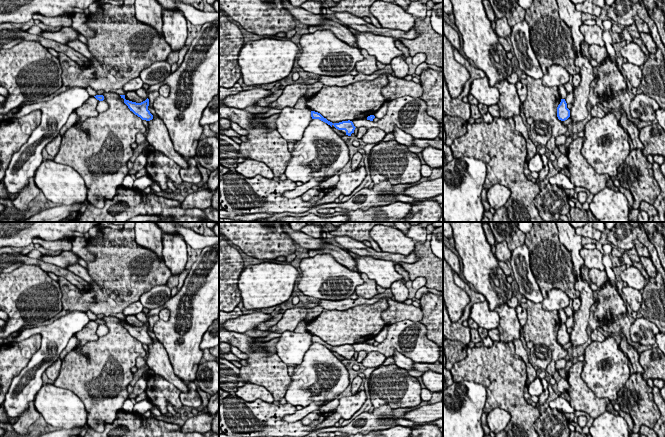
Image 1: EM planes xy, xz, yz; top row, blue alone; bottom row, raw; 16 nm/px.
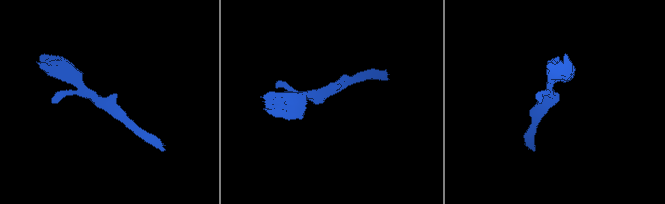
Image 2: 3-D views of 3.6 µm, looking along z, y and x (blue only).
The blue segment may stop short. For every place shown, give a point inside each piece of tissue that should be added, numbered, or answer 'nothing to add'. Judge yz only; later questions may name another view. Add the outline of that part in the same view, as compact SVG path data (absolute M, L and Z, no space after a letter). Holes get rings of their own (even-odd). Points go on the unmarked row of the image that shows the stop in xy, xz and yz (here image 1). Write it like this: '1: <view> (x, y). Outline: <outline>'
nothing to add

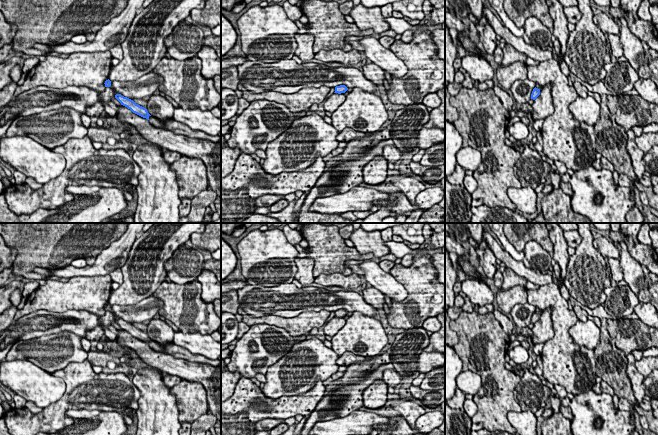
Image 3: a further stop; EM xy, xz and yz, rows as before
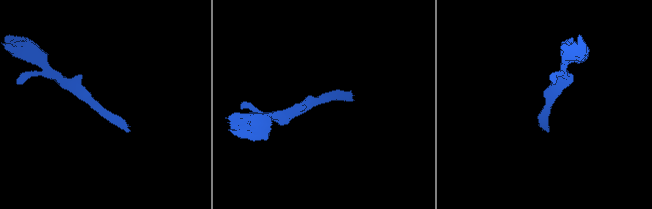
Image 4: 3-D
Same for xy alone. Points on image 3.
1: xy (177, 351). Outline: M149 340L148 345L157 352L167 353L176 358L185 359L190 362L210 364L214 367L221 365L221 360L219 359L212 360L200 354L193 354L189 350L181 346L175 345L174 343L160 345L155 341Z

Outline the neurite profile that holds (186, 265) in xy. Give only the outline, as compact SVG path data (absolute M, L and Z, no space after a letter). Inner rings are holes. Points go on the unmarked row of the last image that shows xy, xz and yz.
M181 246L173 253L167 277L176 284L195 281L204 269L204 261L201 250Z

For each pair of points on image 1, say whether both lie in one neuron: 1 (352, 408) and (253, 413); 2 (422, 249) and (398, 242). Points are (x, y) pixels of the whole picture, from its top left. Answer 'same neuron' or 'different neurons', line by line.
1: same neuron
2: different neurons

